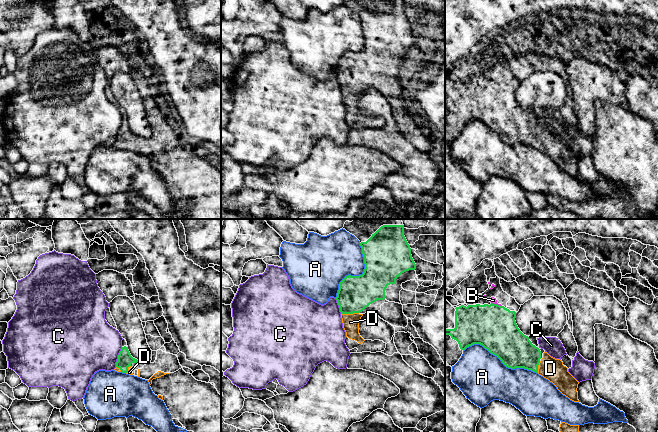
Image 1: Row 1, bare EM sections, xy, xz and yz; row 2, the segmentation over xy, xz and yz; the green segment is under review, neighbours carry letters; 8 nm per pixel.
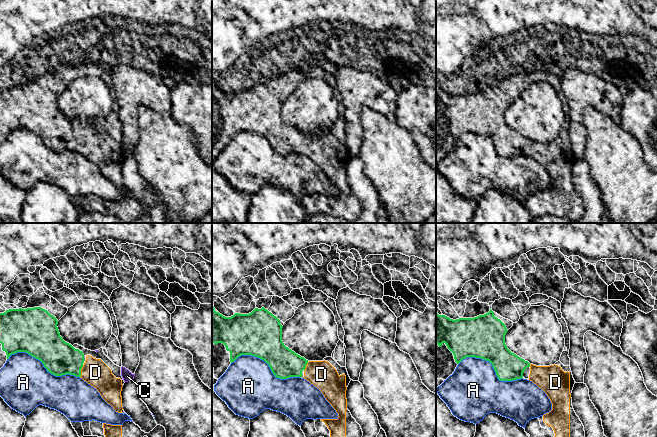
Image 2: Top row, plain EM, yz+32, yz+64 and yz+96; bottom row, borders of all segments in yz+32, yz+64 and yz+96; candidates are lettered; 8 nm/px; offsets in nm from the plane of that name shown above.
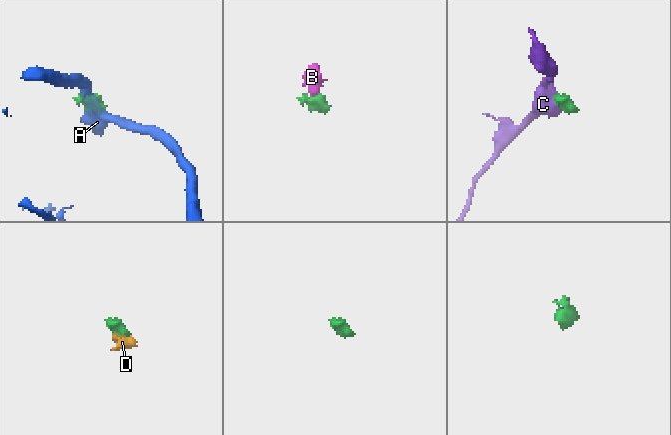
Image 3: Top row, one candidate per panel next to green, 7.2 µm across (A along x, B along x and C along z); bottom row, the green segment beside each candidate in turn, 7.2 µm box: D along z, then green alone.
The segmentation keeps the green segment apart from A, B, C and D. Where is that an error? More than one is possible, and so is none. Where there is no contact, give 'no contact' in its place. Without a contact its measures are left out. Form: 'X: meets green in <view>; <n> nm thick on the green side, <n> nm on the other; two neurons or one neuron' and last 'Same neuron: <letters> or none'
A: meets green in yz; 340 nm thick on the green side, 400 nm on the other; two neurons
B: meets green in yz; 360 nm thick on the green side, 50 nm on the other; one neuron
C: meets green in xy; 120 nm thick on the green side, 440 nm on the other; two neurons
D: meets green in xz; 280 nm thick on the green side, 130 nm on the other; one neuron
Same neuron: B, D

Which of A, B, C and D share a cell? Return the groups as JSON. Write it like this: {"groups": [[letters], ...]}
{"groups": [["A"], ["B", "D"], ["C"]]}

